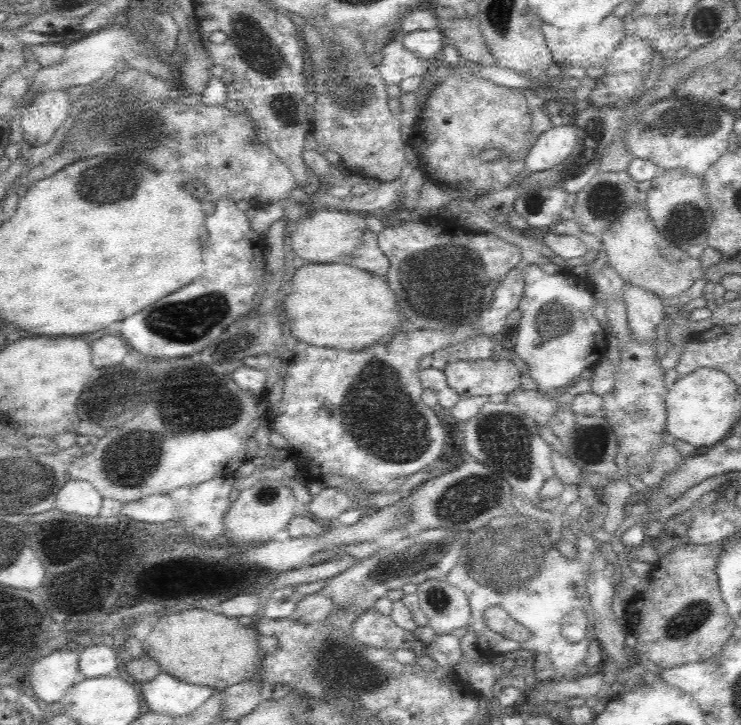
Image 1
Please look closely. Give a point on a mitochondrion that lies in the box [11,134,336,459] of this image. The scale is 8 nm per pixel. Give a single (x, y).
(101, 176)

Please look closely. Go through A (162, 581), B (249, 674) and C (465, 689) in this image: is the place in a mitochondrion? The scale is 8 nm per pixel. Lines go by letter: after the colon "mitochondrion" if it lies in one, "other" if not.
A: other
B: other
C: other

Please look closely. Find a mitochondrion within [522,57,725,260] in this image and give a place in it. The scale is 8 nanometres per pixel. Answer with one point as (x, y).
(688, 219)

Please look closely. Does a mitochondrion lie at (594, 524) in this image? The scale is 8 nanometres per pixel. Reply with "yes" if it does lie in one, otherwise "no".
no

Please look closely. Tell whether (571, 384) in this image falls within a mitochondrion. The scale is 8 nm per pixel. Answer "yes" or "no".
no

